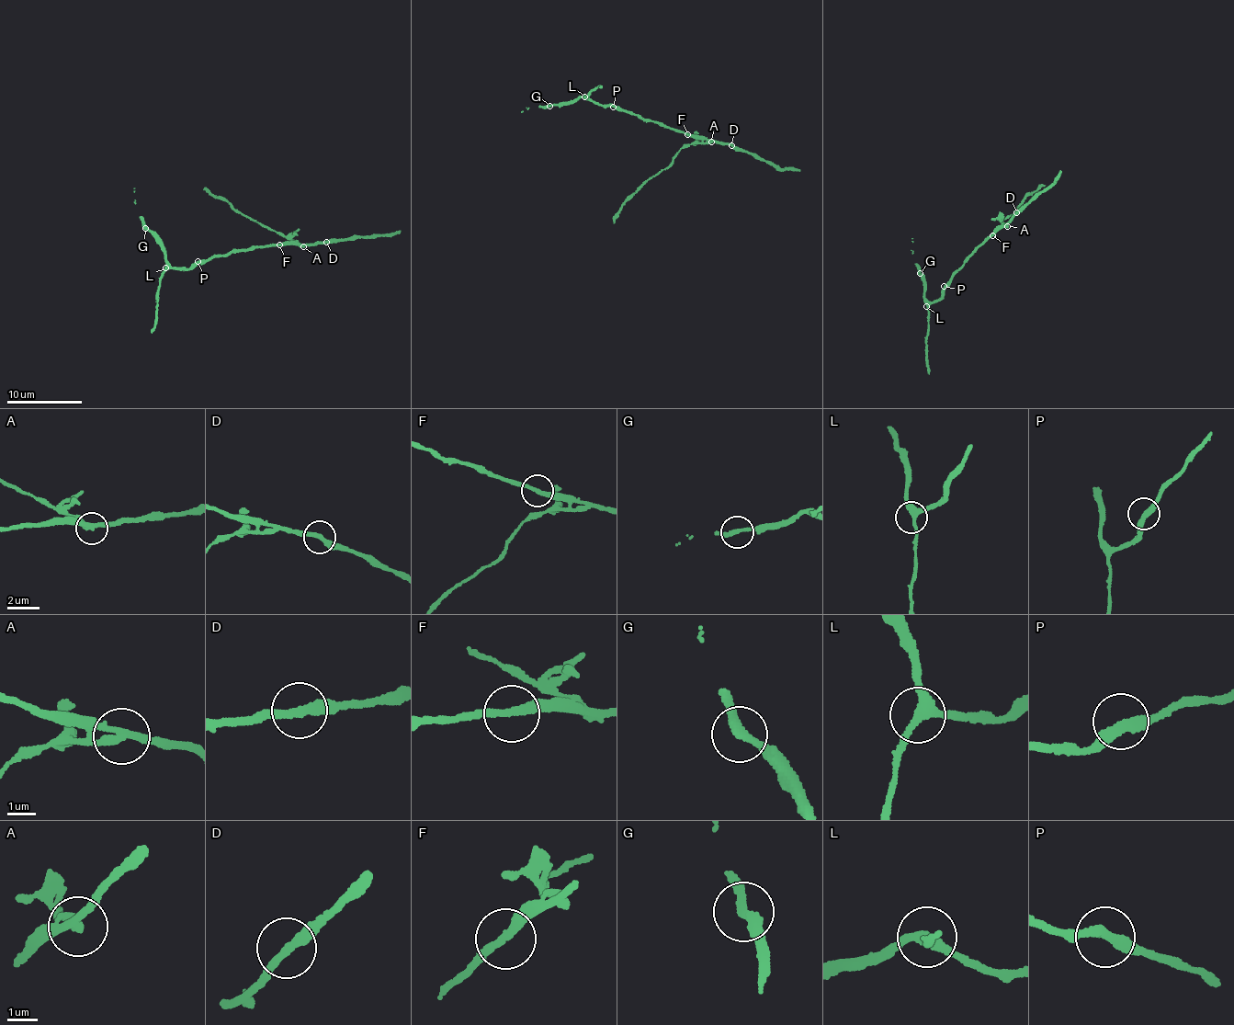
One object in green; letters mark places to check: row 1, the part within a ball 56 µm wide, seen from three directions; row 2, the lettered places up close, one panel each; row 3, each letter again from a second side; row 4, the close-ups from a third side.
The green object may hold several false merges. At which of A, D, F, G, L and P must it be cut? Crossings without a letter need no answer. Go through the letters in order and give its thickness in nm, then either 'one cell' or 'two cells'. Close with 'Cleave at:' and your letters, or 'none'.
A: 280 nm thick; two cells
D: 280 nm thick; one cell
F: 240 nm thick; one cell
G: 280 nm thick; one cell
L: 300 nm thick; one cell
P: 320 nm thick; one cell
Cleave at: A

